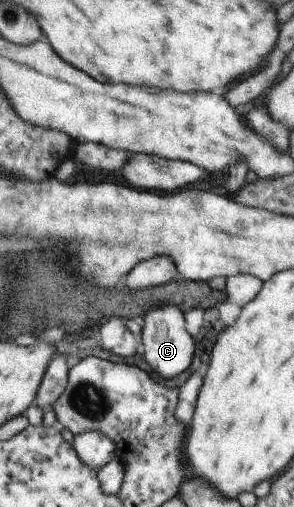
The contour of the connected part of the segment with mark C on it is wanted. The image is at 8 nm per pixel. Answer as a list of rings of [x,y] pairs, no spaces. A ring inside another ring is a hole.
[[[162,305],[144,313],[141,322],[141,334],[144,344],[143,359],[162,379],[172,379],[180,375],[192,363],[195,345],[193,337],[186,329],[185,313],[176,305]]]

